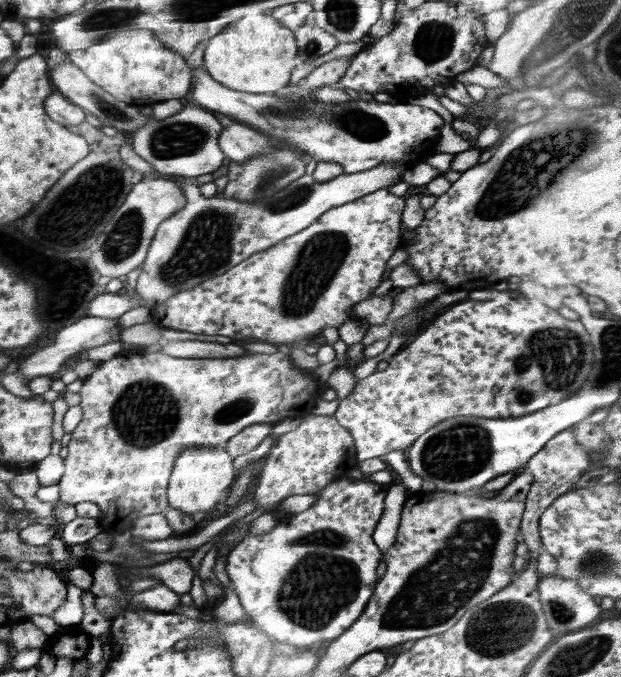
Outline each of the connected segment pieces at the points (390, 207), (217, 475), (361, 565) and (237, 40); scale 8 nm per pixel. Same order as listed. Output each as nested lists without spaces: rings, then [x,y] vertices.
[[[381,188],[358,200],[327,210],[304,230],[253,254],[224,274],[206,279],[190,290],[177,292],[162,306],[152,309],[152,322],[172,335],[222,334],[272,344],[290,344],[298,340],[298,345],[321,335],[327,327],[338,329],[346,320],[356,318],[353,307],[366,298],[374,297],[373,290],[387,276],[386,262],[403,245],[401,218],[404,207],[403,197],[390,193],[388,188]]]
[[[202,446],[182,451],[174,461],[167,488],[169,506],[162,514],[170,508],[189,514],[192,520],[210,514],[209,510],[225,498],[226,490],[234,482],[237,475],[234,459],[223,447]]]
[[[367,477],[362,480],[350,478],[334,479],[334,482],[330,482],[329,485],[326,485],[317,492],[317,500],[307,510],[297,513],[292,518],[292,522],[288,522],[284,526],[277,524],[270,532],[264,534],[246,535],[229,552],[225,570],[230,578],[232,589],[237,594],[242,608],[251,618],[251,622],[254,622],[262,631],[276,641],[278,645],[292,644],[300,648],[310,648],[310,644],[324,642],[324,640],[328,640],[327,644],[337,639],[346,629],[349,629],[360,618],[362,612],[364,612],[374,592],[374,586],[377,584],[376,568],[380,564],[382,551],[378,549],[373,541],[373,534],[378,521],[382,518],[382,513],[385,509],[385,496],[390,487],[390,483],[378,484]]]
[[[268,12],[245,16],[227,25],[220,34],[209,38],[203,59],[207,73],[215,81],[226,85],[228,88],[250,94],[272,94],[288,84],[290,74],[298,62],[298,56],[293,30],[280,24]]]

